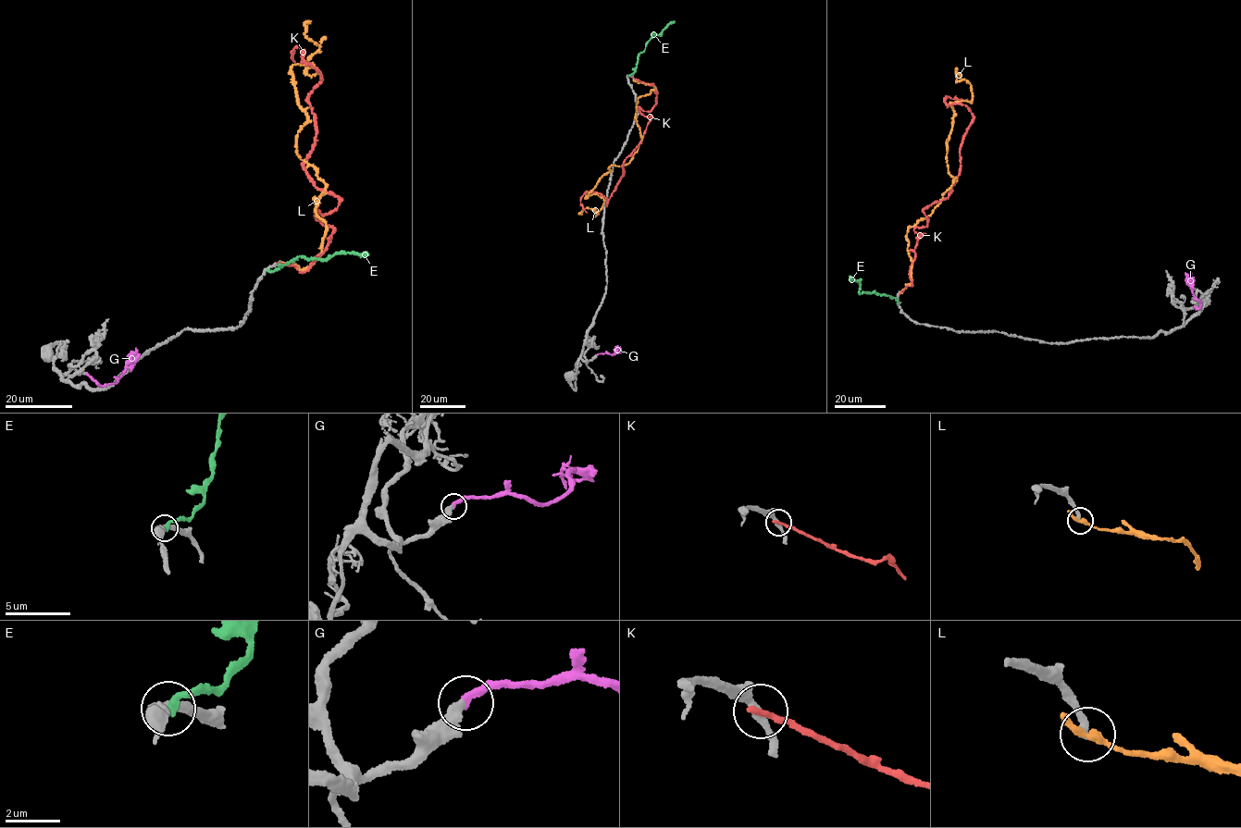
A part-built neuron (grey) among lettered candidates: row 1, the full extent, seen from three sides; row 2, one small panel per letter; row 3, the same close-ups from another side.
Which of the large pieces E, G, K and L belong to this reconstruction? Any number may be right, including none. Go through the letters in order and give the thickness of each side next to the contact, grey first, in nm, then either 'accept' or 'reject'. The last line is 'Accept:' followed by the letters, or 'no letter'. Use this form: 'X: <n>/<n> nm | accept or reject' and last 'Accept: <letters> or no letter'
E: 280/300 nm | reject
G: 320/280 nm | accept
K: 280/280 nm | reject
L: 240/260 nm | reject
Accept: G

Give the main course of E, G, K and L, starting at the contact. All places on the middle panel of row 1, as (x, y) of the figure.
E: (628, 76), (635, 71), (638, 55), (651, 35), (657, 35), (675, 21)
G: (597, 354), (613, 354), (619, 348)
K: (634, 78), (655, 87), (650, 111), (638, 107), (651, 117), (606, 205), (592, 191), (580, 199), (588, 213)
L: (635, 81), (655, 89), (637, 100), (642, 139), (585, 198), (602, 199), (596, 216), (582, 214)

